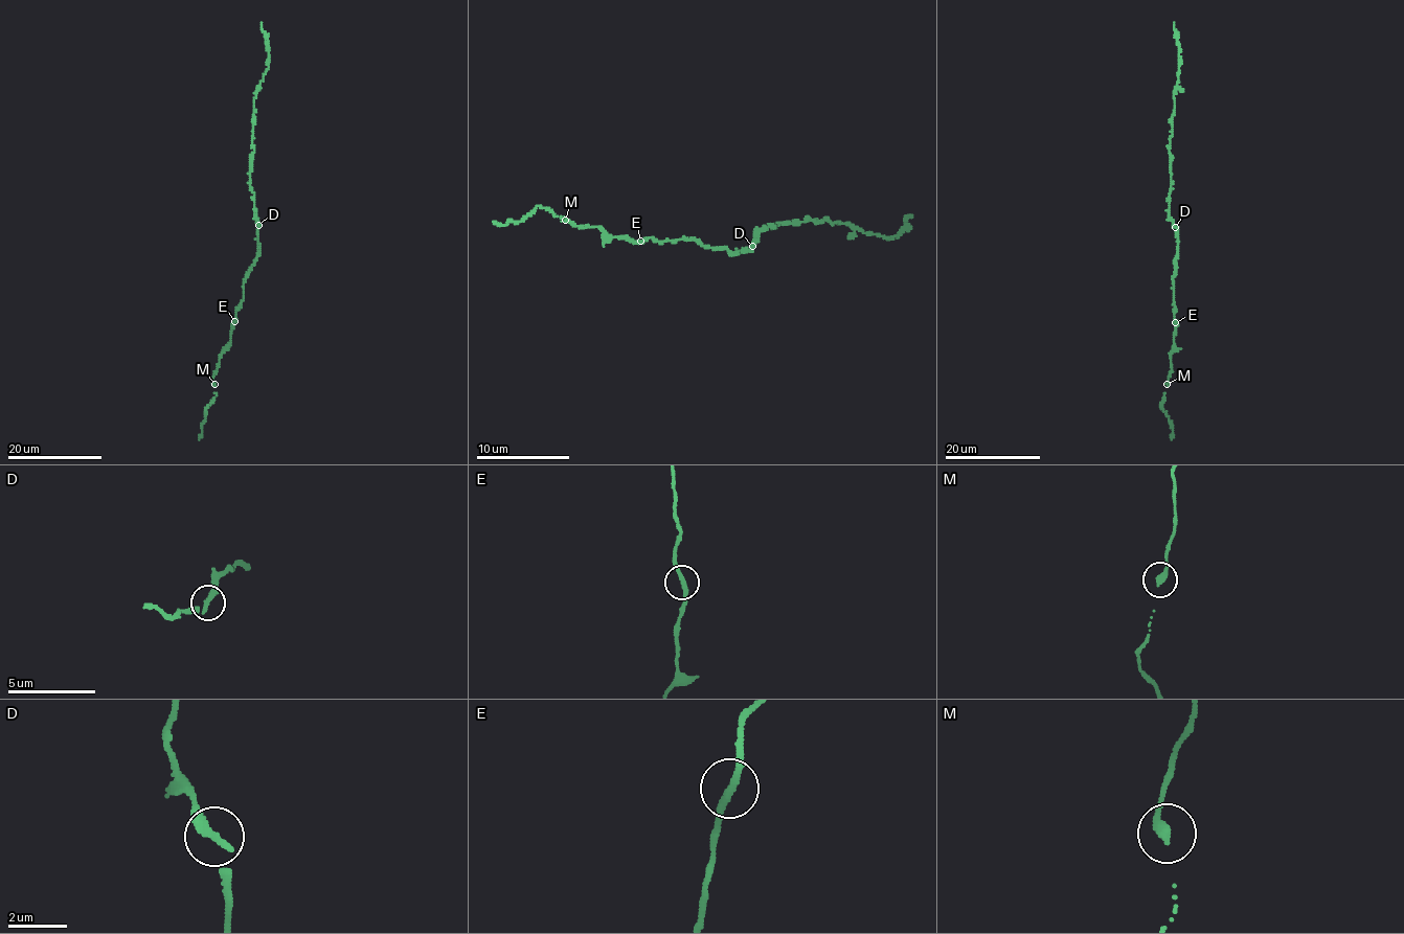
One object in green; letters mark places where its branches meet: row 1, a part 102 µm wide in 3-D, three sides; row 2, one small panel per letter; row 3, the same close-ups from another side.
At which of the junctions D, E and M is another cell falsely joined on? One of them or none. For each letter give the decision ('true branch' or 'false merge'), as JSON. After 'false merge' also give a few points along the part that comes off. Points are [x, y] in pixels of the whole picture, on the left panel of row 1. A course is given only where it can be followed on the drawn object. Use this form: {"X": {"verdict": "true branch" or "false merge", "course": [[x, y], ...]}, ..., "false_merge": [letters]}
{"D": {"verdict": "true branch"}, "E": {"verdict": "true branch"}, "M": {"verdict": "true branch"}, "false_merge": []}

